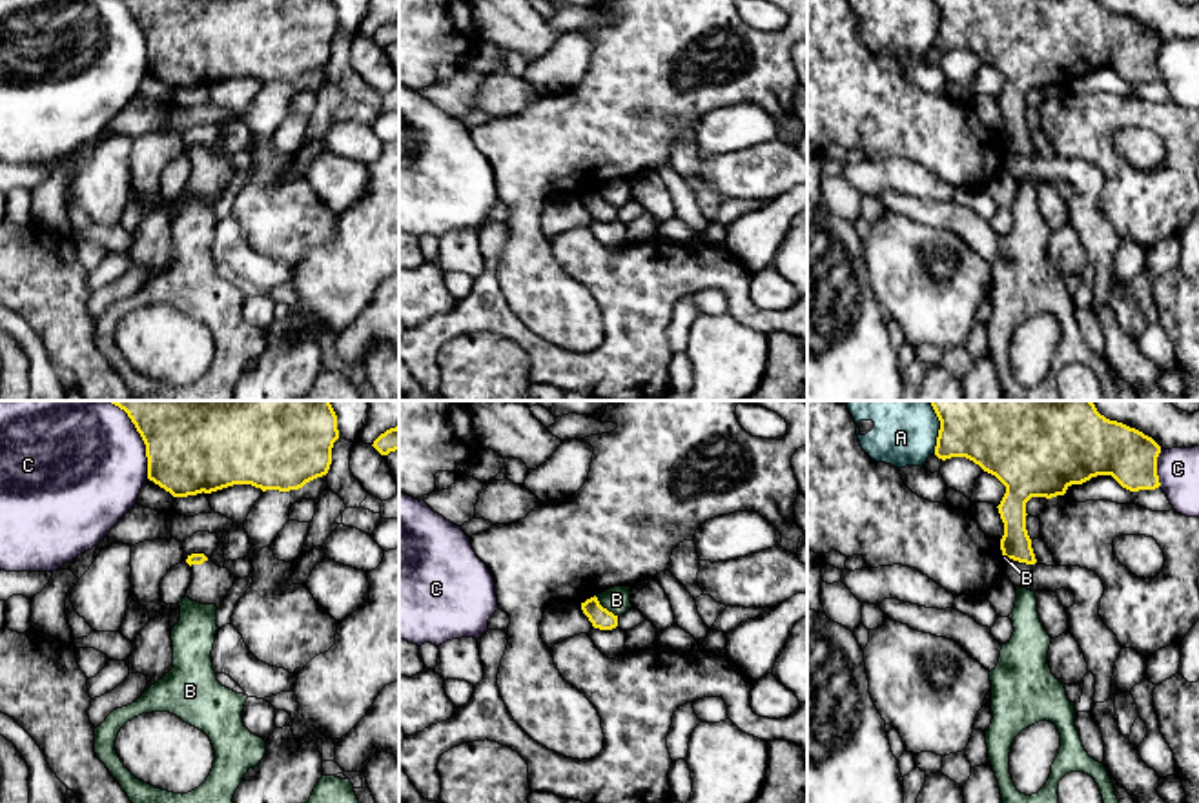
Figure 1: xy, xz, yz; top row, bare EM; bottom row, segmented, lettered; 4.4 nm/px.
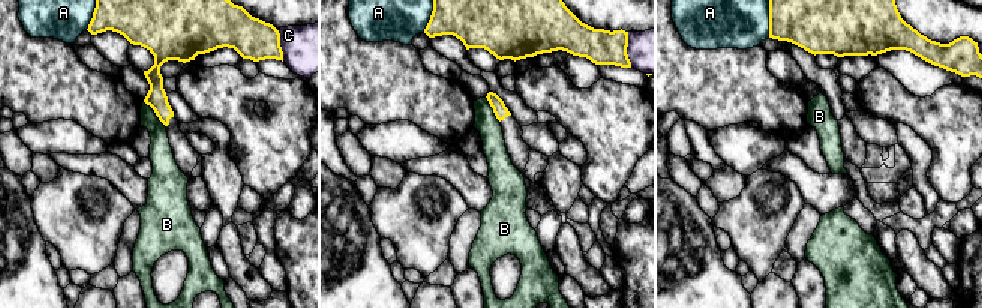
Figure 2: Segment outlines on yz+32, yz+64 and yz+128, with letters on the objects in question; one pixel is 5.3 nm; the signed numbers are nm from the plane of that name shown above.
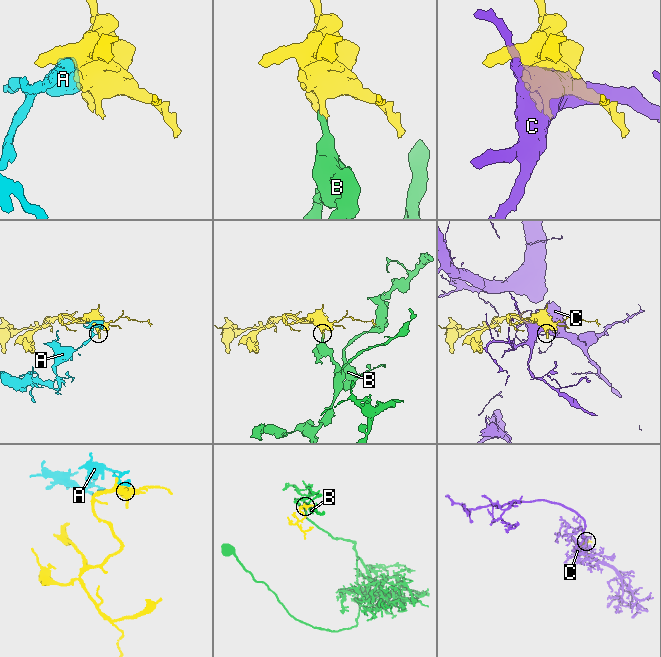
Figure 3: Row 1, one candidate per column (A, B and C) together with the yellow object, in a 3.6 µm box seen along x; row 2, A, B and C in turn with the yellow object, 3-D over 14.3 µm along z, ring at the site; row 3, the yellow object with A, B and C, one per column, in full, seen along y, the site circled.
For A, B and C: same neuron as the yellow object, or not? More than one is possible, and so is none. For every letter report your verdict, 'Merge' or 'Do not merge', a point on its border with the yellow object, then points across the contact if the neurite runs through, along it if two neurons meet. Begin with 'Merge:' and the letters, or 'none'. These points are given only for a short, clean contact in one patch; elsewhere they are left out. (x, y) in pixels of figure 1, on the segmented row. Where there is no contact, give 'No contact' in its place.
Merge: none
A: Do not merge. Touches yellow at yz (941, 426)
B: Do not merge. Touches yellow at xz (605, 609). Boundary: xz (594, 596), (618, 616)
C: Do not merge. Touches yellow at xy (141, 436)

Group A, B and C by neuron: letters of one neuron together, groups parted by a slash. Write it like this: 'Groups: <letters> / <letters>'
Groups: A / B / C

